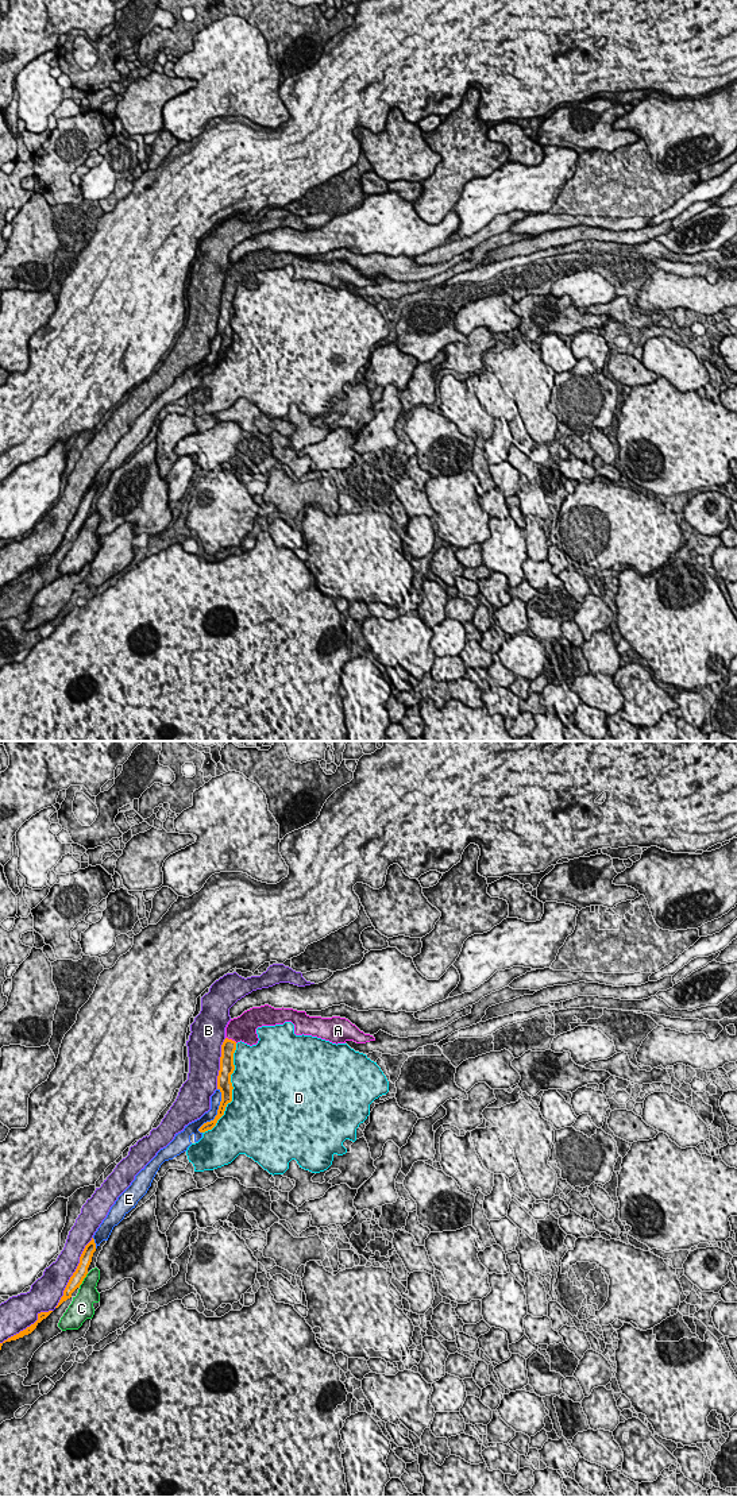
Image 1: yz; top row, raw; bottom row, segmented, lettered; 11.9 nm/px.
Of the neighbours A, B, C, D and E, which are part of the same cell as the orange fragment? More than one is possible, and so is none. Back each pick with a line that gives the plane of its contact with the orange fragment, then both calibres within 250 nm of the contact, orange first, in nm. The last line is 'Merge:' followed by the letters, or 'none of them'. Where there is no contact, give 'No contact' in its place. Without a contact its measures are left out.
A: Touches orange in yz. Thickness 170 nm (orange) against 300 nm
Merge: A

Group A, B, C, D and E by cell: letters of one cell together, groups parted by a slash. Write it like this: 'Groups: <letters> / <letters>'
Groups: A / B / C / D / E

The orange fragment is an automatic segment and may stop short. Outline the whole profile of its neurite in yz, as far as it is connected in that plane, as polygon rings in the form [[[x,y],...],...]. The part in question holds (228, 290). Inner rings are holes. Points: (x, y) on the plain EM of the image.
[[[269,248],[244,255],[240,261],[231,263],[225,271],[225,283],[221,289],[220,315],[217,320],[217,333],[221,336],[221,346],[215,363],[204,367],[198,373],[200,377],[212,374],[224,359],[227,348],[232,346],[234,331],[231,319],[235,315],[234,297],[236,288],[242,285],[250,290],[256,289],[259,285],[256,278],[258,271],[283,269],[285,266],[294,269],[296,279],[312,279],[336,289],[346,288],[347,285],[356,288],[375,285],[373,279],[364,278],[348,263],[340,261],[309,261],[305,255],[283,251],[274,252]]]

